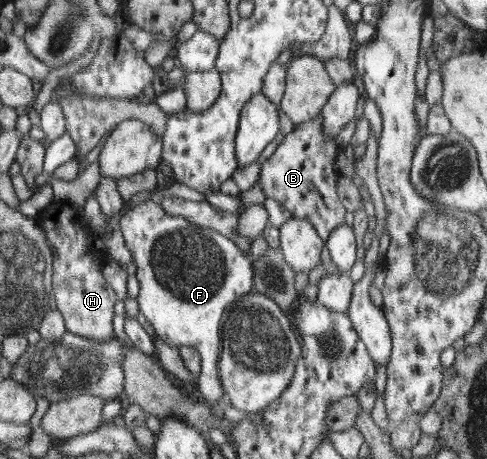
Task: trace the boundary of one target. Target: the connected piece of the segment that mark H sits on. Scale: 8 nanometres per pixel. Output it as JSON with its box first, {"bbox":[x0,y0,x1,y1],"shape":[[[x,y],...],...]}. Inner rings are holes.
{"bbox":[39,202,118,342],"shape":[[[53,202],[41,210],[49,216],[49,222],[39,222],[48,235],[49,246],[53,250],[53,291],[55,306],[63,315],[66,330],[83,338],[107,342],[114,334],[113,317],[115,303],[118,300],[115,290],[107,284],[103,276],[103,260],[99,254],[89,248],[87,234],[79,224],[77,216],[57,216],[59,210],[70,206],[65,203]]]}

